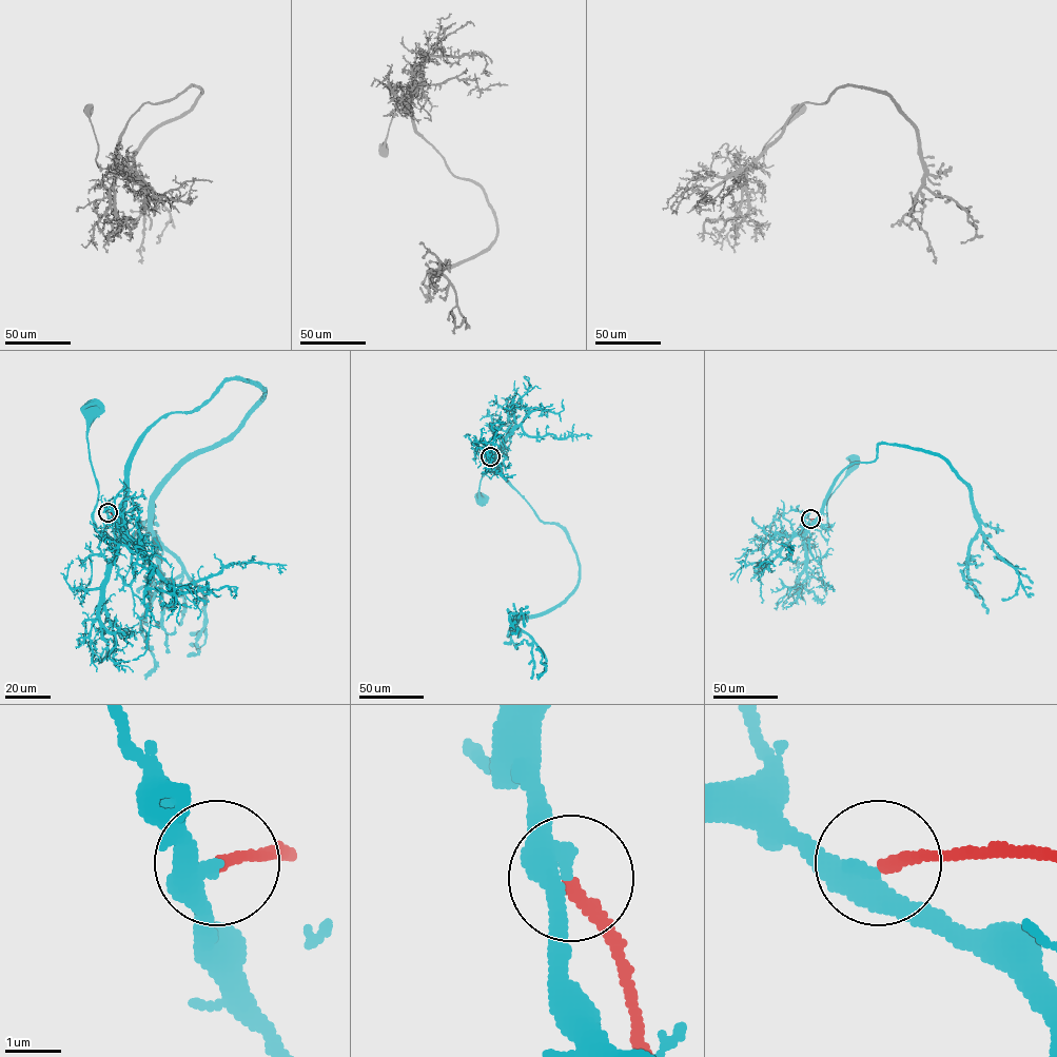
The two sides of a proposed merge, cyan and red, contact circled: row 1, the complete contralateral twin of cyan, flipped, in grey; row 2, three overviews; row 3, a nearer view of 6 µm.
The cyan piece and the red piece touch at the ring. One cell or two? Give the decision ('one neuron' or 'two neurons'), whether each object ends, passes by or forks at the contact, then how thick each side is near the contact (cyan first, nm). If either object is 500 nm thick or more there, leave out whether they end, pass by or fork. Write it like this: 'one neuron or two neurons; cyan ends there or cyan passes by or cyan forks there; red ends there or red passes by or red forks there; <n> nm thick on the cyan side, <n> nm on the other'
two neurons; cyan passes by; red ends there; 380 nm thick on the cyan side, 200 nm on the other

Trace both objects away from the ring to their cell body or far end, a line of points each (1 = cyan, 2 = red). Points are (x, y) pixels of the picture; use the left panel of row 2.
1: (108, 512), (112, 523), (97, 531), (93, 511), (98, 482), (87, 438), (90, 411)
2: (108, 512), (114, 516), (123, 514)

